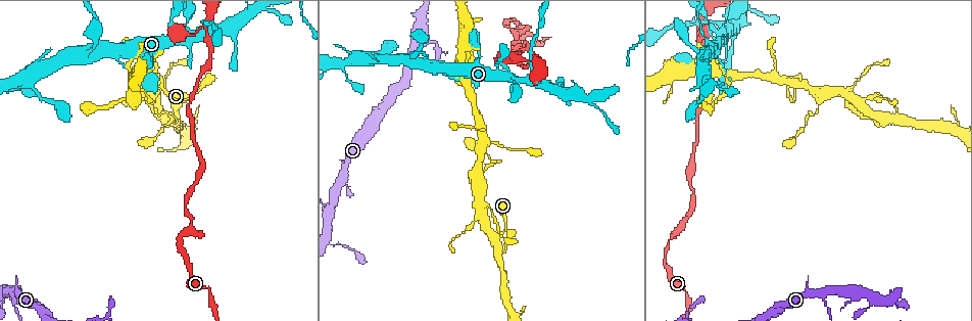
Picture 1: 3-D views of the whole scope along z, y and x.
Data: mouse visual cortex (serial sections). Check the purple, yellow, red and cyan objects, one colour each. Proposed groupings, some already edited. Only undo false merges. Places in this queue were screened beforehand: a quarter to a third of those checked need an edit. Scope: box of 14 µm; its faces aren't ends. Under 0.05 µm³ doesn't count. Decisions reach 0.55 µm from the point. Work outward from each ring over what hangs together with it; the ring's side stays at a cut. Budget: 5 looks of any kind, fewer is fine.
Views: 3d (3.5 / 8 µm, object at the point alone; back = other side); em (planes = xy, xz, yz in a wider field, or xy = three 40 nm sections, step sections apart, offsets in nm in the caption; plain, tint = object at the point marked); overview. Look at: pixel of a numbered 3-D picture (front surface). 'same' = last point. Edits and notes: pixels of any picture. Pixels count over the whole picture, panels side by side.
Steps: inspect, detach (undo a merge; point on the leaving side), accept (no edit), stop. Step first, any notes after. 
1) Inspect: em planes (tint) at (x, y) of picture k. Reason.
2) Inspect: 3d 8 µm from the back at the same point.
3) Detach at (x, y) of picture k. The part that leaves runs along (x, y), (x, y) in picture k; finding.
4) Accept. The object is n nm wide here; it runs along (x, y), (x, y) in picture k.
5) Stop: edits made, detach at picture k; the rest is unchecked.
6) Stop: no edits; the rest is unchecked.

Inspect: 3d 3.5 µm at (486, 168) of picture 1. Sharp bend.

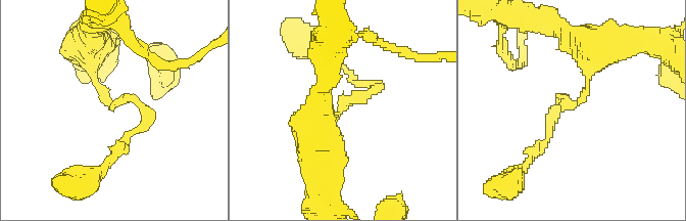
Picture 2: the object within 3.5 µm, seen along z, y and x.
Inspect: em xy step 2 (tint) at (340, 112) of picture 2. The arms are 200, 300 nm wide.

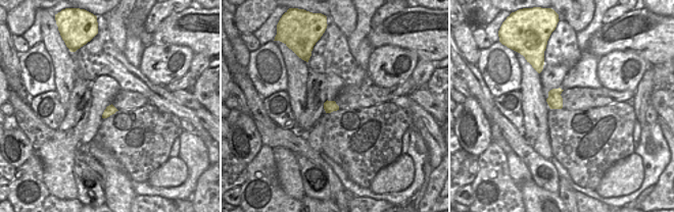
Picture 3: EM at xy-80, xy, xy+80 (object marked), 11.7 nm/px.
Accept. It runs along (593, 45), (583, 98), (562, 98), (549, 130) in picture 2; all the same cell.

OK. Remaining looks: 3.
Inspect: 3d 3.5 µm from the back at (467, 89) of picture 1. Looks like a crossing.

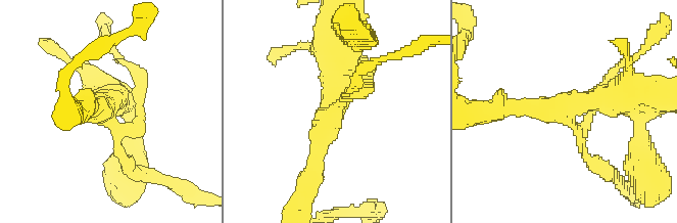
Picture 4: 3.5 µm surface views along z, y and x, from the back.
Inspect: em xy step 1 (tint) at (567, 106) of picture 4. 4 arms meet here; the arms are 150, 150, 250, 500 nm wide; shape alone is not enough.

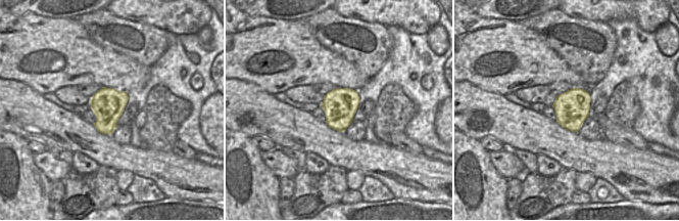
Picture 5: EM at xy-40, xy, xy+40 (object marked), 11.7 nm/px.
Accept. The object is 400 nm wide here; it runs along (315, 169), (334, 112), (337, 43) in picture 4; all the same cell.

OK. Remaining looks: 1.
Stop: no edits; the rest is unchecked.

